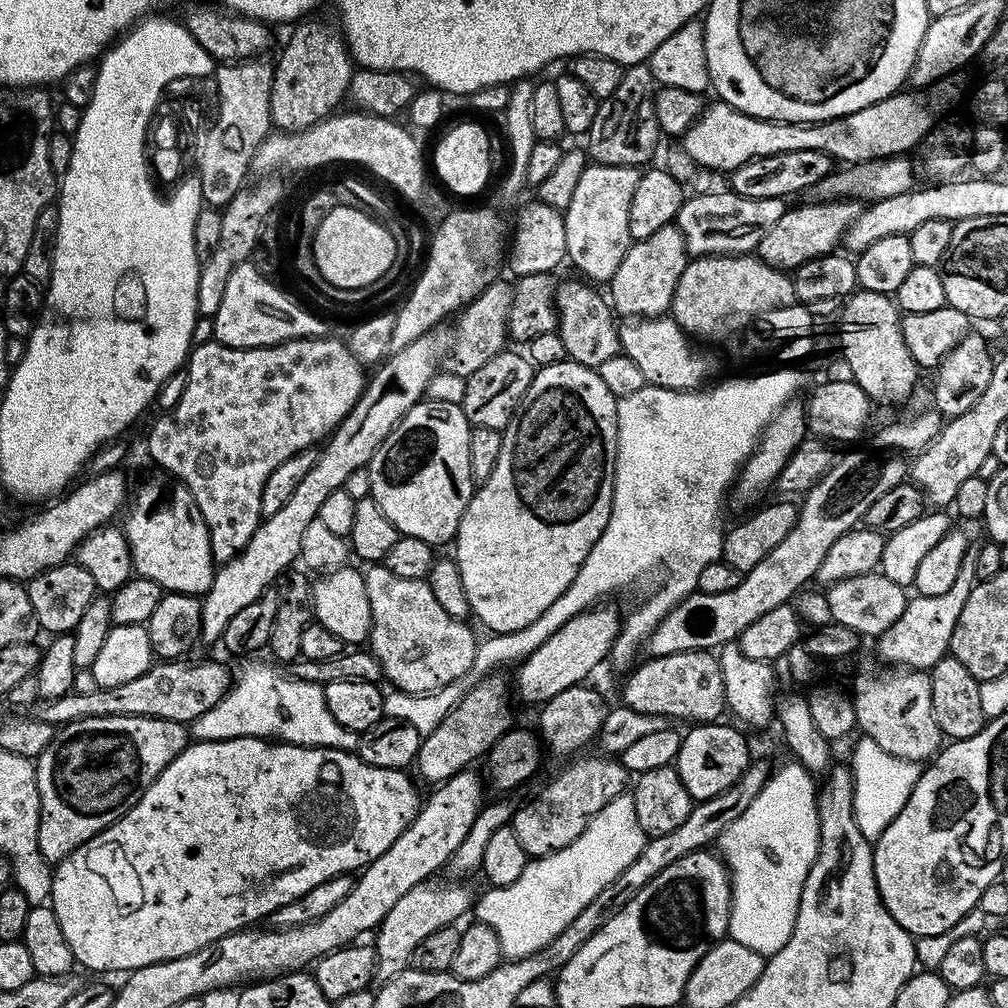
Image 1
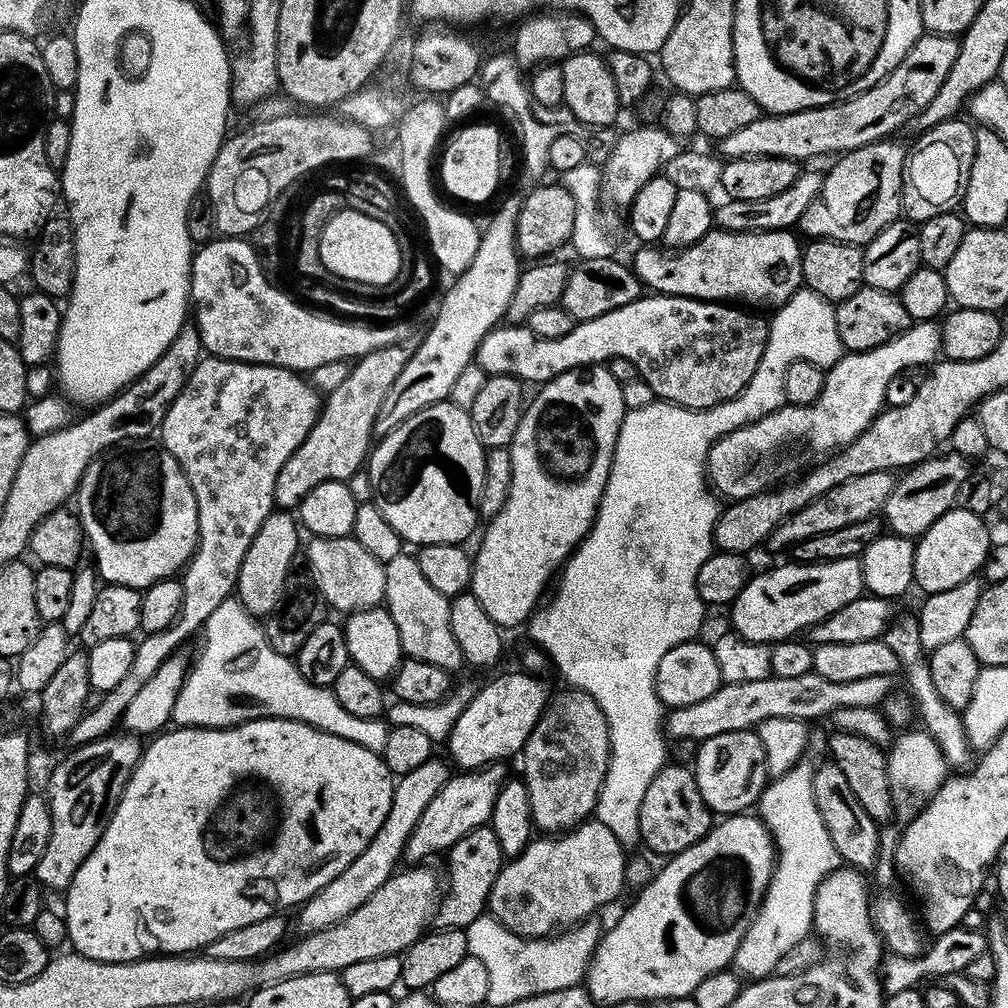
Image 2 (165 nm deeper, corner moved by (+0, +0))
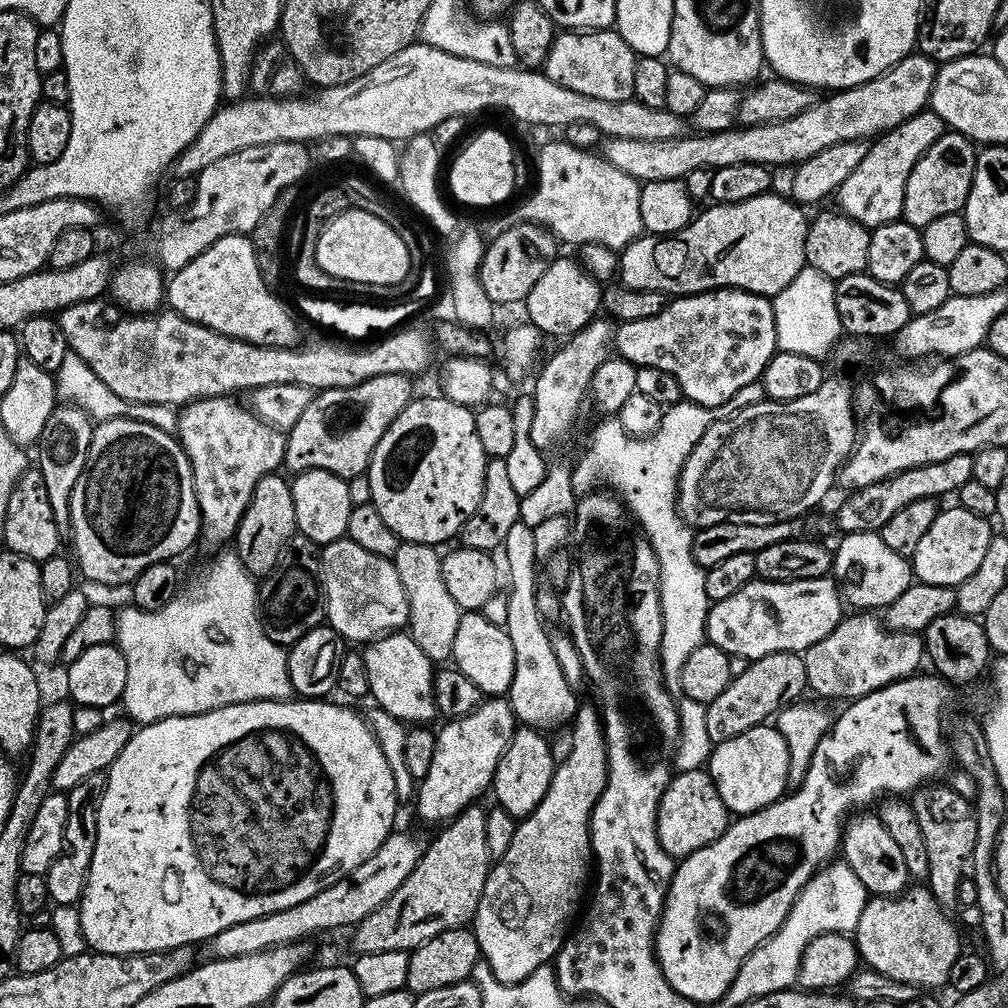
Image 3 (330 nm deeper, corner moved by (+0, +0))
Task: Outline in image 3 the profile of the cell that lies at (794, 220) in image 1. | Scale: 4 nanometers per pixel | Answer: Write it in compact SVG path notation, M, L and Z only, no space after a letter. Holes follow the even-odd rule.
M925 110L873 139L862 162L850 170L848 177L834 193L834 200L840 203L837 204L839 211L869 230L888 224L891 220L901 219L904 215L906 178L910 178L910 170L914 170L920 155L931 144L938 142L945 130L942 118L938 118L934 111Z

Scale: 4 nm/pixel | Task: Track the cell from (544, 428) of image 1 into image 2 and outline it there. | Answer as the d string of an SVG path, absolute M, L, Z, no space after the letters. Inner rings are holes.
M594 364L586 368L571 368L562 374L558 374L552 380L547 380L535 389L536 397L533 400L531 397L527 401L522 418L518 422L518 430L510 445L512 468L506 483L508 493L504 496L504 505L497 510L496 517L489 522L488 529L485 530L484 537L480 540L480 549L474 552L472 561L472 582L470 585L472 596L478 598L478 602L482 602L482 610L486 610L486 614L490 614L490 618L494 618L494 622L500 625L501 629L508 630L508 628L520 623L523 625L537 611L538 605L541 603L540 595L543 594L544 587L547 586L548 579L552 576L552 571L556 567L557 571L576 551L576 547L587 536L588 531L592 528L592 523L596 521L596 511L600 509L600 499L604 497L608 475L612 469L612 459L618 442L618 434L624 421L626 409L622 402L623 389L624 385L615 380L607 366Z

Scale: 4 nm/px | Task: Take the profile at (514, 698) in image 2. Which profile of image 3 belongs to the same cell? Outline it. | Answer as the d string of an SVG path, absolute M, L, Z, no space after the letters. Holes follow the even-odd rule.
M488 698L470 714L448 720L445 725L444 729L436 732L430 774L419 781L414 793L417 814L436 825L459 816L465 808L475 805L483 792L491 789L494 770L510 738L516 733L518 719L507 699Z

